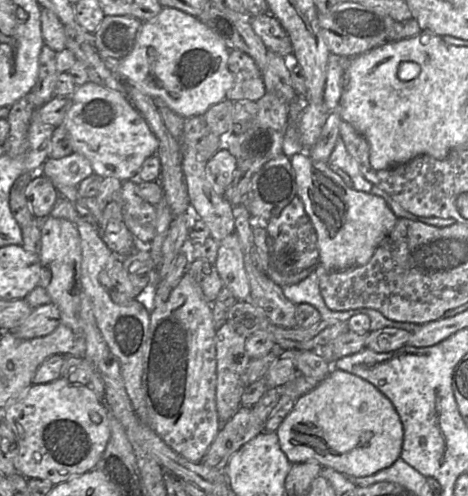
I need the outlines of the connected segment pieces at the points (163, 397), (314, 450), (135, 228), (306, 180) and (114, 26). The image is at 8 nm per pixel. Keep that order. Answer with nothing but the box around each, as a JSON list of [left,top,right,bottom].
[[142,271,221,463],[275,369,404,477],[122,180,156,244],[289,152,398,270],[94,16,142,60]]

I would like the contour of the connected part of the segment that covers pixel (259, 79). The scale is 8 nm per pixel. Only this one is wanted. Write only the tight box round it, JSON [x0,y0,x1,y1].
[226,50,266,102]

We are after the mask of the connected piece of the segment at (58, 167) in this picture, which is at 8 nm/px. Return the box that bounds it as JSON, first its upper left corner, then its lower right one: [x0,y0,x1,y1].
[41,152,93,187]

